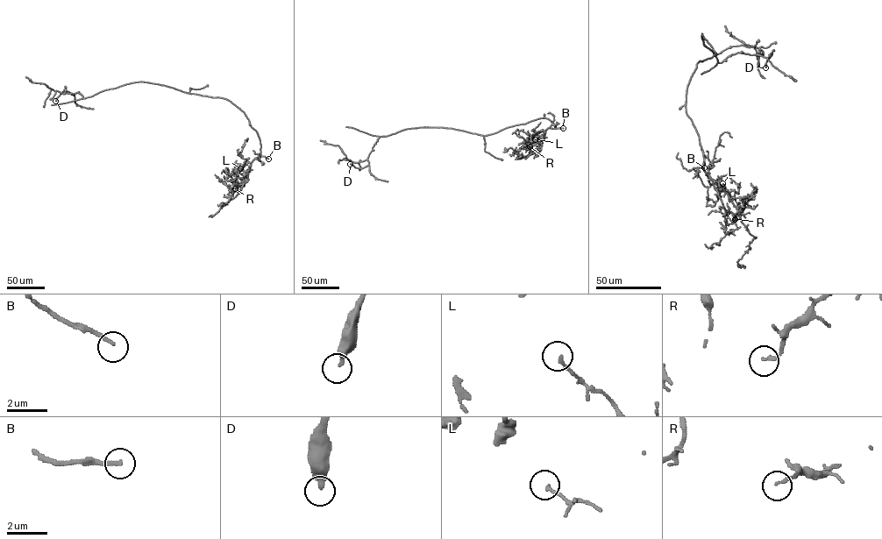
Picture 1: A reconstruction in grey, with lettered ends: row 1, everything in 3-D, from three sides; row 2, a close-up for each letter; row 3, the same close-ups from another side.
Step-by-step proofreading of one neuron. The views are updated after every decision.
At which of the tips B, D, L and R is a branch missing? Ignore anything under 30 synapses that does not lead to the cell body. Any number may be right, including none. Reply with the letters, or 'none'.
B

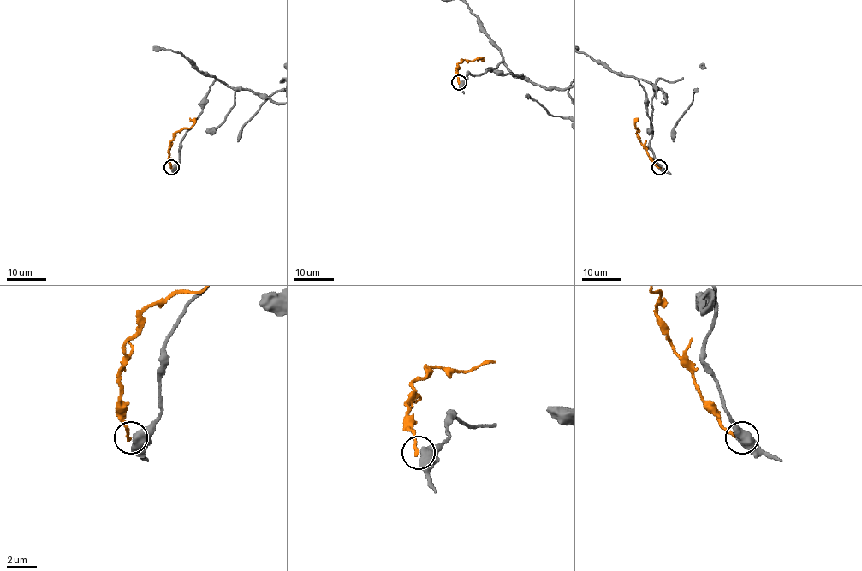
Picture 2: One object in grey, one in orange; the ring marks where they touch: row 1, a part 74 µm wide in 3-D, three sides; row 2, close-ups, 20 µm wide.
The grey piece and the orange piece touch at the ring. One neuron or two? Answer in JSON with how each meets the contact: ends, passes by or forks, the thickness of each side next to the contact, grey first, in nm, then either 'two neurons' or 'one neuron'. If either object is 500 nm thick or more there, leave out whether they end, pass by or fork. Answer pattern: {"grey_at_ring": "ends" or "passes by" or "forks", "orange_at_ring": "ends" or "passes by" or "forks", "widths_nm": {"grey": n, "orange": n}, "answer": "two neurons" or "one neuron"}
{"widths_nm": {"grey": 750, "orange": 200}, "answer": "two neurons"}

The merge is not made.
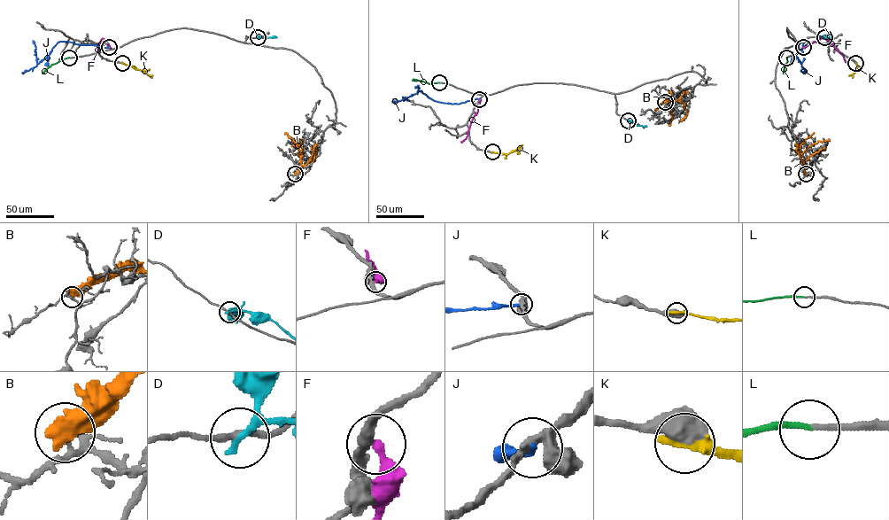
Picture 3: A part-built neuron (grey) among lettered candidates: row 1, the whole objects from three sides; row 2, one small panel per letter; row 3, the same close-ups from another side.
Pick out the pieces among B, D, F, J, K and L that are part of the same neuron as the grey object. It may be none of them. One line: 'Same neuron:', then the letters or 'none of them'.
Same neuron: L

